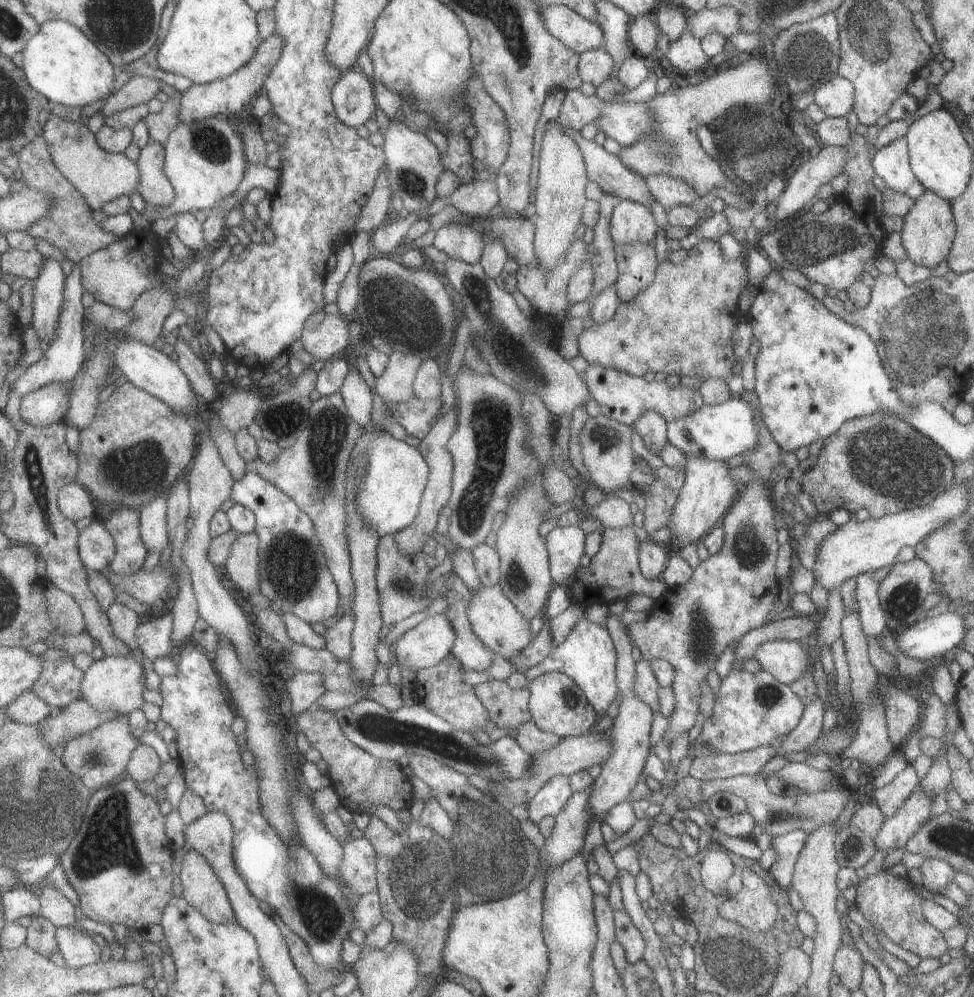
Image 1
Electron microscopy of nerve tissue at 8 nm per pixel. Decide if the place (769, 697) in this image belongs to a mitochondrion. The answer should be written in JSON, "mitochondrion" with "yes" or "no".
{"mitochondrion":"yes"}

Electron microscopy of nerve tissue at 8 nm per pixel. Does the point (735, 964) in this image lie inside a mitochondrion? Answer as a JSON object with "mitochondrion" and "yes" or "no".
{"mitochondrion":"yes"}

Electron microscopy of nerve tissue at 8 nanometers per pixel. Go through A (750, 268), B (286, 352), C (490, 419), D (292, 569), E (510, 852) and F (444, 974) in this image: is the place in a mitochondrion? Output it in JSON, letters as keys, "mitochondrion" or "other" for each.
{"A":"other","B":"other","C":"mitochondrion","D":"mitochondrion","E":"mitochondrion","F":"other"}

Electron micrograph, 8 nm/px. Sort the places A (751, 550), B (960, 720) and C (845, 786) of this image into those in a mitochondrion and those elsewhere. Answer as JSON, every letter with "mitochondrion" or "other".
{"A":"mitochondrion","B":"other","C":"other"}

